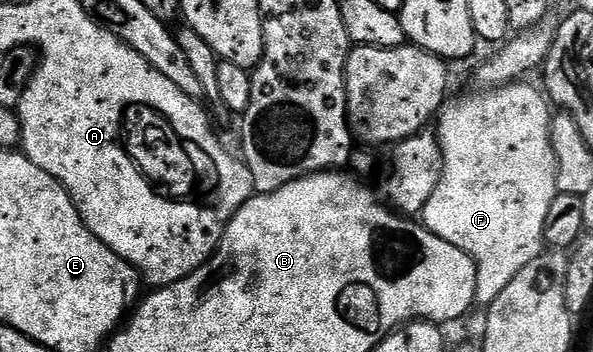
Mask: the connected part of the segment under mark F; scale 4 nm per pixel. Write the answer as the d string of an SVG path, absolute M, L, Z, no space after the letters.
M519 80L508 86L479 89L479 94L451 97L436 115L436 133L442 145L442 175L420 218L426 229L440 236L440 240L456 244L460 252L474 261L478 269L476 302L482 308L494 303L524 264L532 264L536 256L544 253L548 208L552 208L552 200L558 195L558 165L550 138L552 106L539 87L537 90L528 83Z

